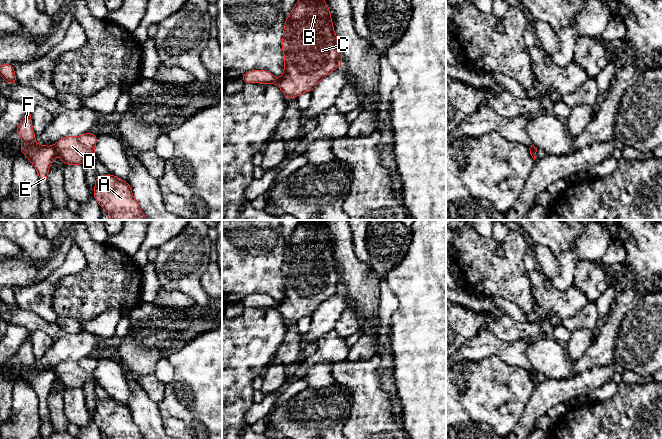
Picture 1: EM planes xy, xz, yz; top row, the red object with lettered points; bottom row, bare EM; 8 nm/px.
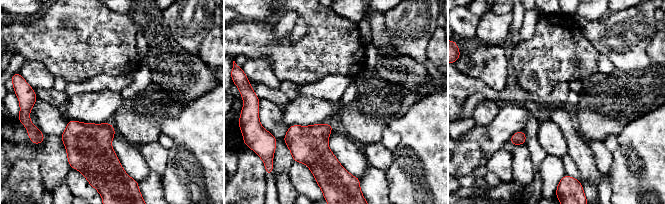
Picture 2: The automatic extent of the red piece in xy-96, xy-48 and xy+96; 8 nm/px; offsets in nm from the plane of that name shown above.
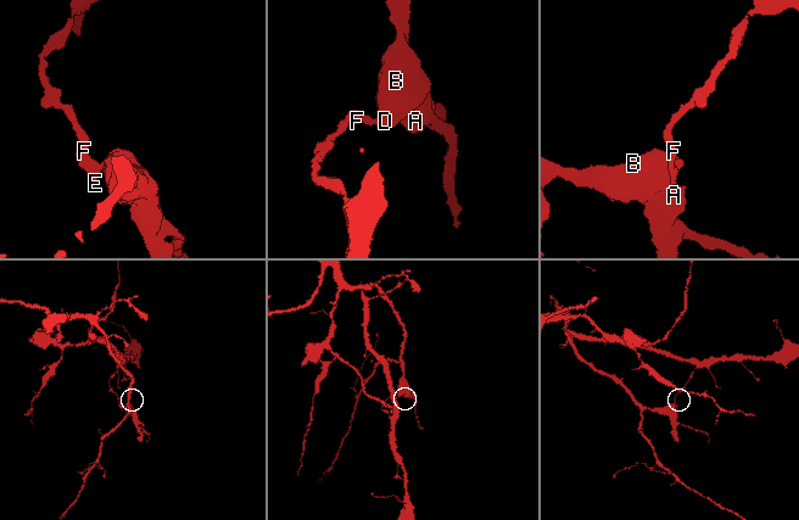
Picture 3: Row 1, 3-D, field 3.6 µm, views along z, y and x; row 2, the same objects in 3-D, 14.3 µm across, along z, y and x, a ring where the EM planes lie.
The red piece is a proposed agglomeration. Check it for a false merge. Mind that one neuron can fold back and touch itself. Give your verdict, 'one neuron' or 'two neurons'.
two neurons

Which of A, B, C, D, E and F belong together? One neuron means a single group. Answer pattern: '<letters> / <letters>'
A B C D / E F

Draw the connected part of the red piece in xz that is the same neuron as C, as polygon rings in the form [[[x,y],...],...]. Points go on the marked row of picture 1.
[[[298,0],[285,21],[281,47],[284,74],[278,86],[287,99],[312,91],[318,82],[342,65],[340,43],[335,35],[331,13],[324,0]]]

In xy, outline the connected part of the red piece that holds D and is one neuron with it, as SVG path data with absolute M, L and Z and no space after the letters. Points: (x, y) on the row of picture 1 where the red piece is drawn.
M85 133L73 137L67 136L56 142L54 149L65 165L83 165L88 157L95 157L96 134Z

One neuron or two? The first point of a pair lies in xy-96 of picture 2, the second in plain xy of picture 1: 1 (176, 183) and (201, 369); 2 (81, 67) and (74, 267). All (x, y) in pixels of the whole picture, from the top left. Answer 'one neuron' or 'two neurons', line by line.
1: one neuron
2: two neurons

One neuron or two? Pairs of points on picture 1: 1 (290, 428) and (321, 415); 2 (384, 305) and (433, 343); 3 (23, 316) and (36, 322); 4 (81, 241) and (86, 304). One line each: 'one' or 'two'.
1: one
2: two
3: one
4: one

